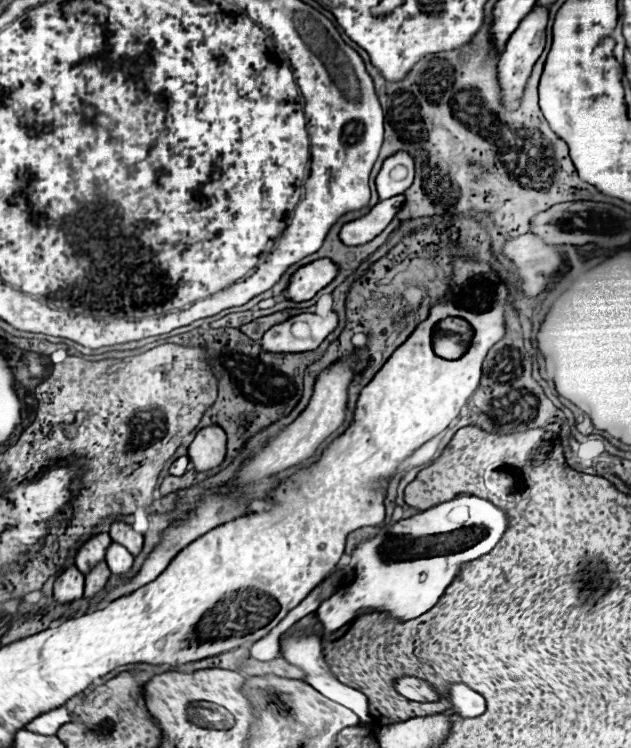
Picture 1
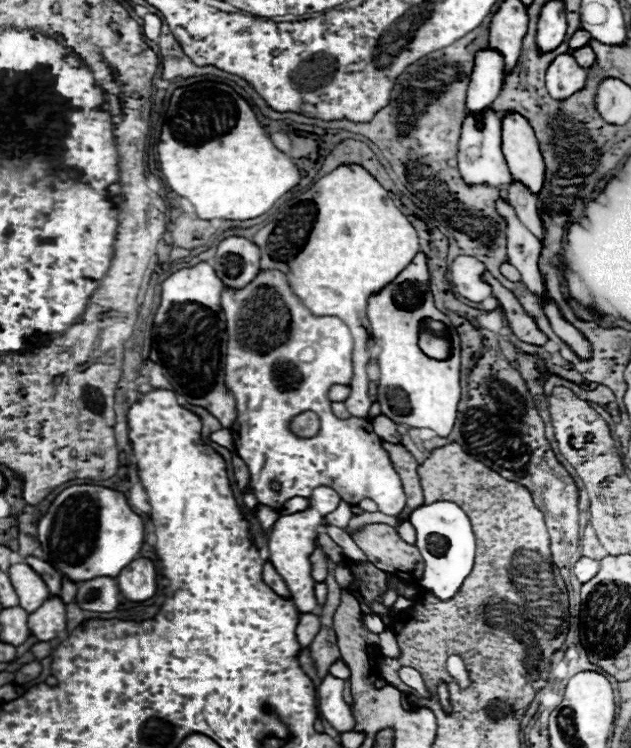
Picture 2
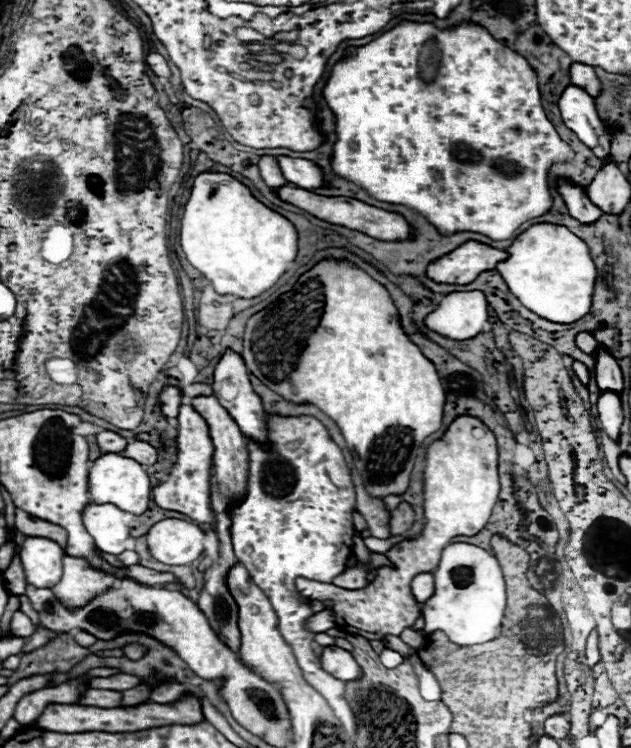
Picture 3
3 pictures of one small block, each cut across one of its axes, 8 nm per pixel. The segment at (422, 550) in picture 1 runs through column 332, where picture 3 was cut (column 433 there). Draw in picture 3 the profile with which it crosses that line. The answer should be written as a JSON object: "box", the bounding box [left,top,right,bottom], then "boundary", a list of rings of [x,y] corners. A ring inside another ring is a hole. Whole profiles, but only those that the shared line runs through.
{"box":[422,542,506,646],"boundary":[[[466,542],[448,544],[434,570],[434,580],[434,596],[422,604],[426,634],[442,630],[458,646],[484,644],[500,636],[506,608],[506,586],[502,568],[494,554]]]}

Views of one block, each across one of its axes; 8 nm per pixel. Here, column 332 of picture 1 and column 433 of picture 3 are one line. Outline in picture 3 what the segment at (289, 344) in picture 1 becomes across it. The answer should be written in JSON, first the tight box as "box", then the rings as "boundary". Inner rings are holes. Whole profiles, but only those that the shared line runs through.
{"box":[424,292,488,340],"boundary":[[[450,292],[444,296],[440,306],[426,316],[424,324],[452,340],[464,340],[476,336],[486,328],[488,322],[488,300],[484,292]]]}

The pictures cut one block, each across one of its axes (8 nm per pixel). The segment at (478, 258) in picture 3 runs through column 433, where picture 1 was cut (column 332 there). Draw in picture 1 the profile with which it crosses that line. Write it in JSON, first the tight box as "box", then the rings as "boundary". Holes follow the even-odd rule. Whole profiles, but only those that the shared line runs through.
{"box":[282,258,338,302],"boundary":[[[322,258],[322,260],[314,260],[302,268],[298,268],[292,278],[288,288],[282,292],[282,296],[286,300],[292,302],[304,302],[310,300],[318,290],[322,290],[324,286],[328,286],[338,274],[338,268],[332,260]]]}

